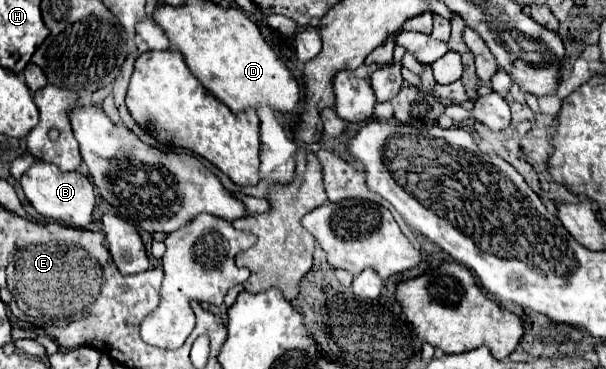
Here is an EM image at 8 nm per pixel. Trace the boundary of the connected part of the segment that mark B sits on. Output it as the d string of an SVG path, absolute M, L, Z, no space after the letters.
M34 162L28 172L20 178L22 190L28 198L28 202L36 208L36 212L46 220L56 220L60 224L72 226L72 228L88 228L92 220L94 210L94 186L90 180L80 172L62 172L56 164L48 162Z

